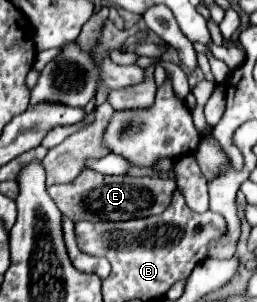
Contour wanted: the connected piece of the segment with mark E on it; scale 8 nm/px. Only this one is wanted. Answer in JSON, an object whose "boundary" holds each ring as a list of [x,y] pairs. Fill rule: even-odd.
{"boundary":[[[84,170],[80,176],[62,186],[50,186],[50,198],[56,202],[60,212],[70,220],[132,220],[146,218],[164,212],[176,190],[174,178],[134,178],[134,176],[102,176],[94,170]]]}

